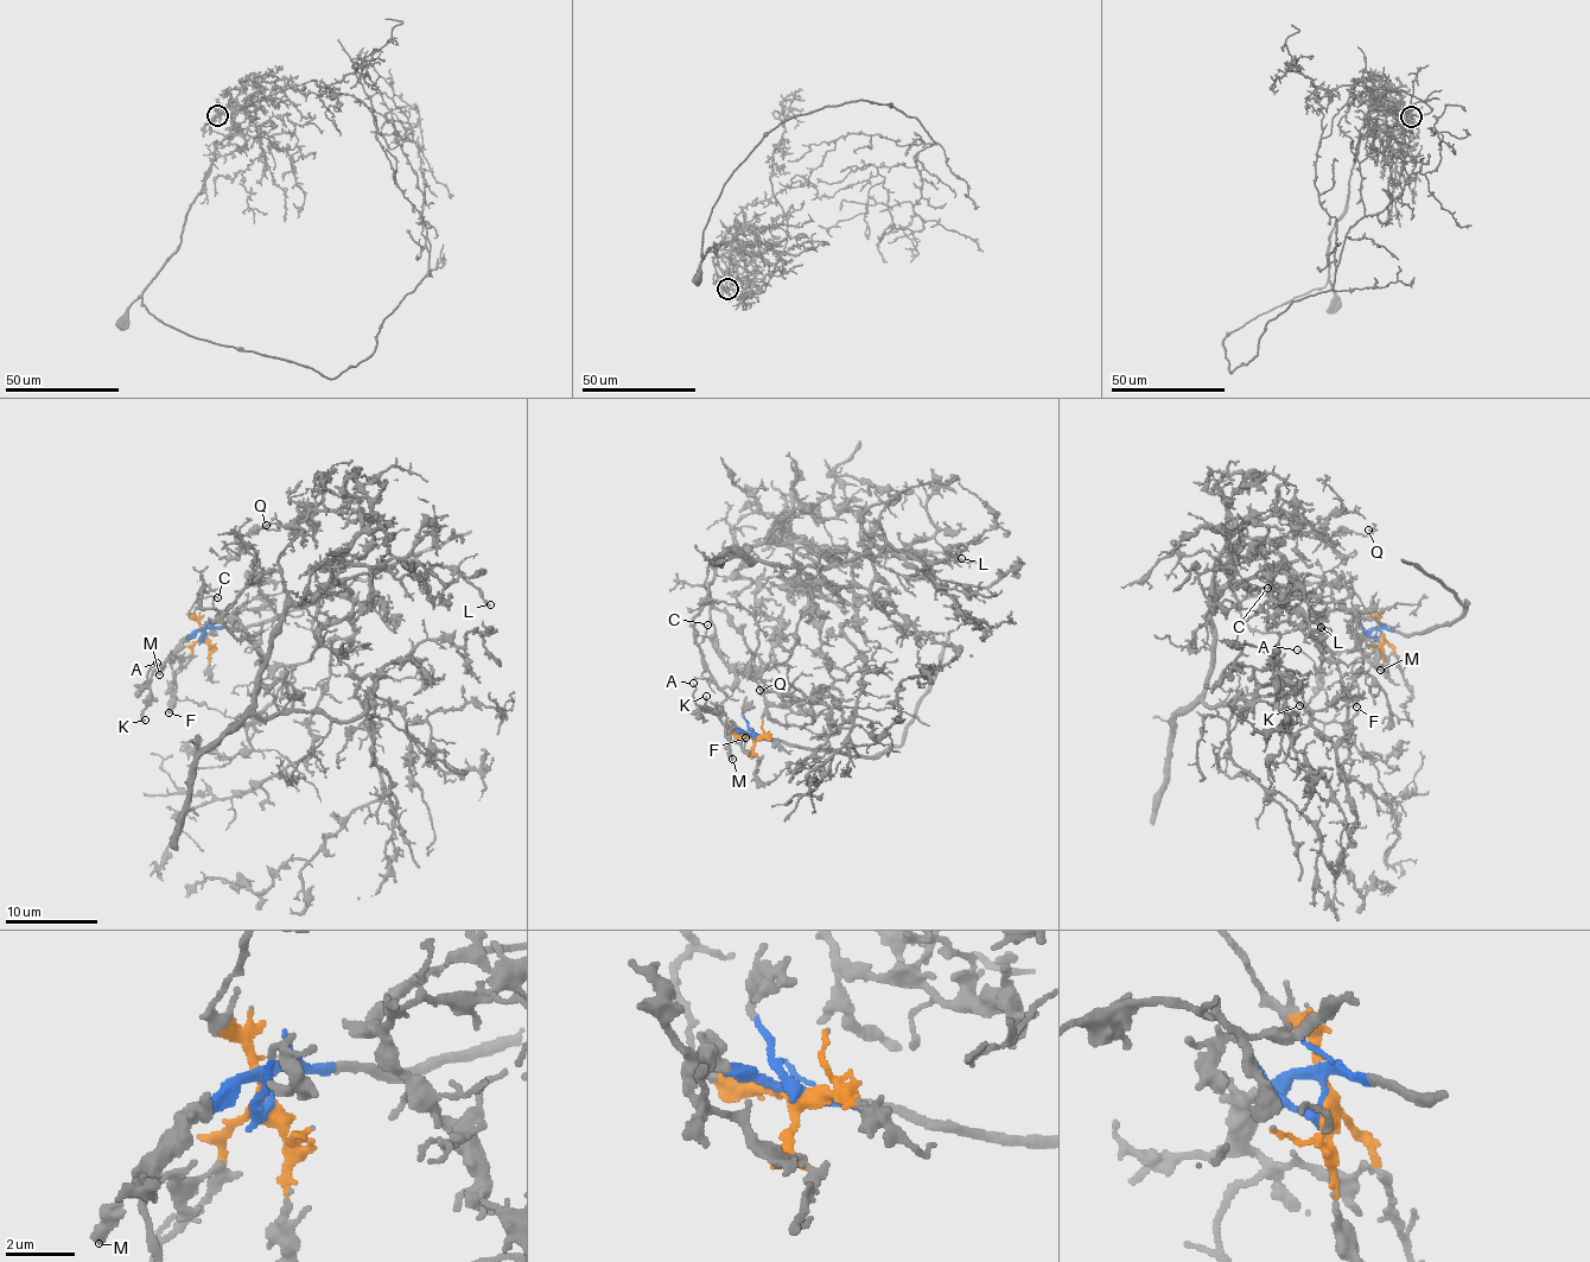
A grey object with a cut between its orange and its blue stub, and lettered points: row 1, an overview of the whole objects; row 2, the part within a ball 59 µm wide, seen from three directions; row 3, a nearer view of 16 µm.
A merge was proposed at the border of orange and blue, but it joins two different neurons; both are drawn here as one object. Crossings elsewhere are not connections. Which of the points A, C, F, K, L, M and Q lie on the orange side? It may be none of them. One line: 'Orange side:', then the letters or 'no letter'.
Orange side: C, L, Q

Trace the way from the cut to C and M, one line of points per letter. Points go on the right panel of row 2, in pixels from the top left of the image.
C: (1381, 635), (1378, 616), (1349, 582), (1267, 588)
M: (1379, 635), (1379, 630), (1372, 629), (1358, 645), (1380, 670)

